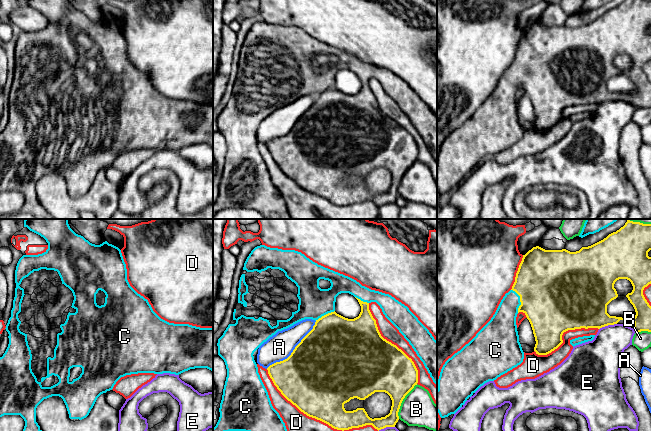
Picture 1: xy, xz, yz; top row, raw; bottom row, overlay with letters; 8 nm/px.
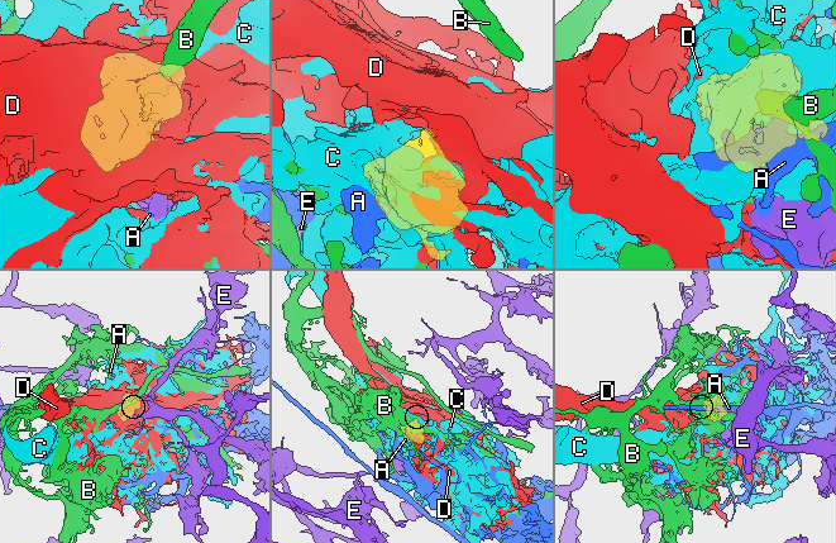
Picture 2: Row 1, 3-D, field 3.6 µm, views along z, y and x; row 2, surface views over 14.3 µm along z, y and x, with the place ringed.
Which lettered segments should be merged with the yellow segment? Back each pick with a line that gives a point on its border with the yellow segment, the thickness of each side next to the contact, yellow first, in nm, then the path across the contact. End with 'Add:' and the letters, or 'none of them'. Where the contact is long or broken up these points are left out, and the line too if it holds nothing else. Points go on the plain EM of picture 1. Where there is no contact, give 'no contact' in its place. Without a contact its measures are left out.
C: yz (520, 76) | 500/220 nm
Add: C

